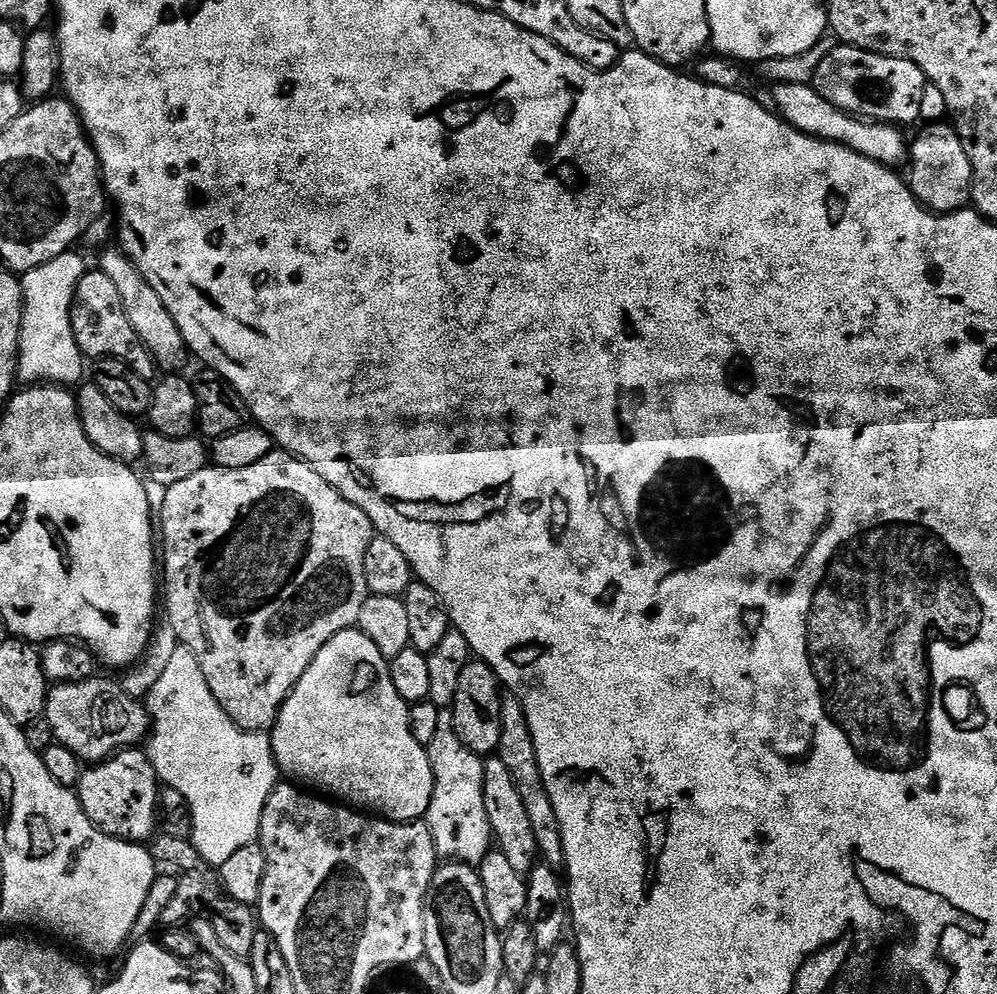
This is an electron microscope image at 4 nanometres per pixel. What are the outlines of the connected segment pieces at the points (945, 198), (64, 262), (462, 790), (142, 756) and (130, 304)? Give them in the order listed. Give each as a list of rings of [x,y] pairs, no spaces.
[[[951,123],[928,124],[920,137],[910,144],[912,173],[906,176],[907,183],[916,199],[930,212],[943,214],[959,212],[969,207],[972,199],[972,167],[960,135]]]
[[[69,250],[58,254],[58,258],[50,258],[50,262],[23,273],[20,285],[24,291],[24,313],[16,370],[25,385],[73,386],[72,384],[79,385],[85,379],[86,357],[78,350],[78,342],[74,342],[74,330],[70,322],[76,287],[85,271],[83,258],[76,250]]]
[[[448,710],[438,714],[438,731],[434,733],[434,742],[426,745],[426,751],[434,774],[434,794],[426,823],[430,834],[434,834],[436,855],[448,862],[479,865],[494,844],[490,818],[486,818],[484,760],[458,738]]]
[[[135,747],[125,748],[108,760],[85,767],[74,791],[80,798],[82,810],[96,828],[119,840],[144,844],[158,832],[161,787],[162,781],[156,775],[147,751]]]
[[[105,249],[101,253],[103,256],[98,268],[108,278],[113,279],[114,286],[118,287],[118,294],[122,295],[122,304],[126,309],[130,324],[134,327],[134,334],[138,334],[138,338],[142,338],[146,350],[150,350],[150,354],[156,360],[157,369],[168,374],[183,369],[180,367],[190,360],[190,353],[188,343],[182,338],[182,330],[178,330],[178,322],[174,322],[170,310],[166,310],[162,298],[158,298],[154,286],[150,286],[150,282],[146,282],[146,278],[142,278],[142,274],[134,266],[132,260],[121,249],[110,249]]]

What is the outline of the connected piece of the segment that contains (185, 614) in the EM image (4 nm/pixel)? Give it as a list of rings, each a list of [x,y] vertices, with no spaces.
[[[273,450],[262,462],[254,462],[254,466],[242,466],[242,470],[226,470],[209,466],[198,470],[191,478],[168,485],[166,503],[158,514],[158,532],[164,535],[162,544],[162,608],[168,611],[167,627],[174,630],[177,641],[186,646],[198,658],[202,666],[202,674],[206,674],[206,682],[210,686],[210,694],[222,706],[225,714],[237,724],[243,732],[271,733],[272,727],[280,713],[281,706],[292,693],[292,688],[302,674],[314,662],[318,650],[330,642],[338,633],[353,627],[362,614],[362,606],[370,595],[366,586],[366,550],[370,546],[374,529],[370,518],[362,514],[354,502],[342,498],[318,470],[314,470],[305,460],[300,460],[290,452]]]

